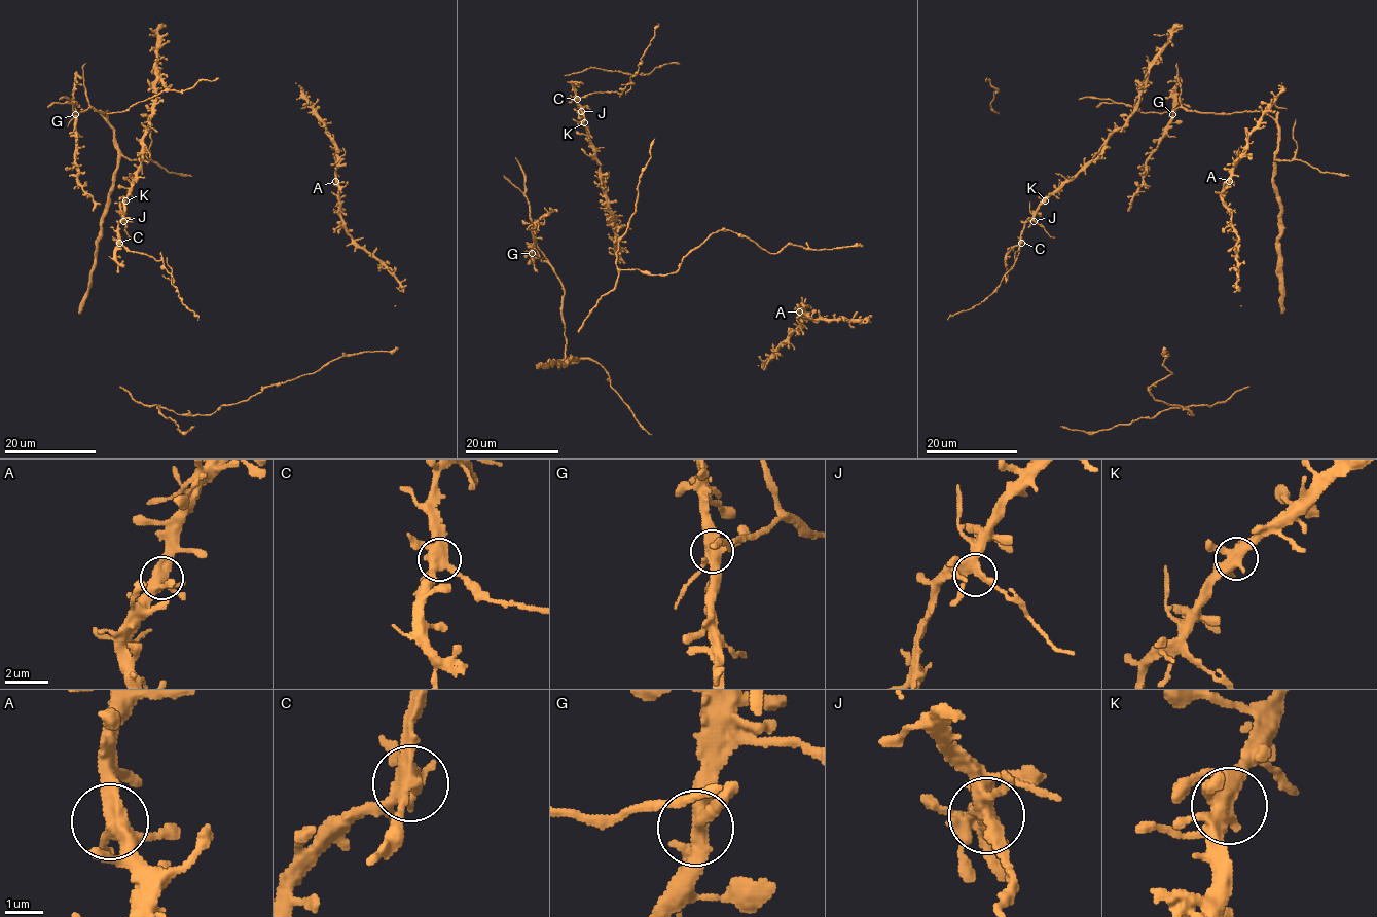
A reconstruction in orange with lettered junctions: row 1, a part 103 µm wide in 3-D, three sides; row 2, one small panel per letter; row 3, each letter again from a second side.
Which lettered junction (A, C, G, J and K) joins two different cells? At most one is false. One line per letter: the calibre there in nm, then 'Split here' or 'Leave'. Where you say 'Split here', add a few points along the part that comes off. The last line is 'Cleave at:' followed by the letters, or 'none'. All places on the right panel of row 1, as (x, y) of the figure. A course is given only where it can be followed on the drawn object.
A: Thickness 440 nm. Leave
C: Thickness 440 nm. Split here. Course of the part to remove: (1020, 243), (1015, 252), (1014, 266), (990, 294), (978, 304), (955, 313), (947, 320)
G: Thickness 400 nm. Leave
J: Thickness 400 nm. Leave
K: Thickness 440 nm. Leave
Cleave at: C

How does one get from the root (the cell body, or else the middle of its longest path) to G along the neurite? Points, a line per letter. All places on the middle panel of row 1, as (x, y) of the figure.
G: (536, 365), (564, 364), (571, 357), (576, 359), (565, 359), (562, 282), (546, 261), (531, 257), (532, 253)

